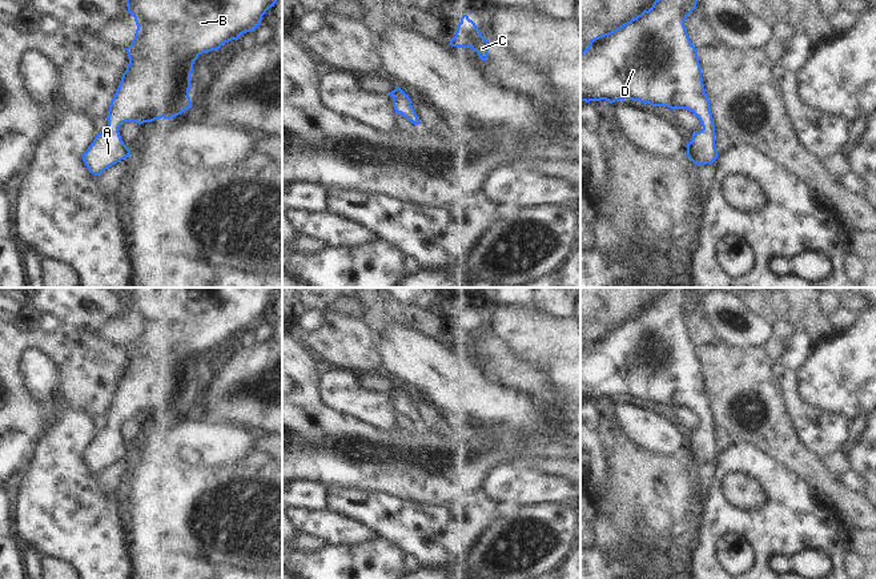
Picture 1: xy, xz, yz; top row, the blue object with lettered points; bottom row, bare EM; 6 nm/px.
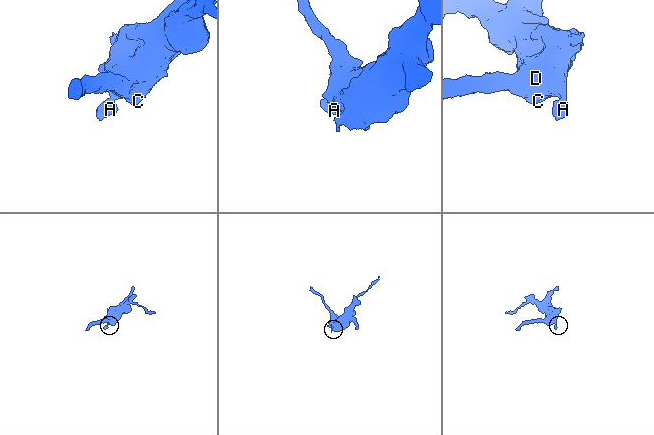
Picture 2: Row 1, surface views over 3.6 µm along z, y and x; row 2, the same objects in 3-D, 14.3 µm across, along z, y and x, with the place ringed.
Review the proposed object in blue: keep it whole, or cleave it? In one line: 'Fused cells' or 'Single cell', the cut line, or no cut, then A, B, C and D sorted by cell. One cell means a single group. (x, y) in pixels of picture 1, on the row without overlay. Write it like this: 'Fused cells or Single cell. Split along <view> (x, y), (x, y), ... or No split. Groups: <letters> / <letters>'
Single cell. No split. Groups: A B C D.

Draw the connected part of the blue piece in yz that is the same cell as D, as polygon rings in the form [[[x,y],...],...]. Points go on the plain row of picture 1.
[[[667,288],[648,309],[590,338],[588,345],[580,350],[580,399],[606,398],[612,402],[630,397],[652,405],[692,410],[703,427],[692,431],[686,454],[700,465],[712,462],[719,453],[698,346],[692,343],[684,325],[687,314],[696,306],[698,294],[696,288]]]

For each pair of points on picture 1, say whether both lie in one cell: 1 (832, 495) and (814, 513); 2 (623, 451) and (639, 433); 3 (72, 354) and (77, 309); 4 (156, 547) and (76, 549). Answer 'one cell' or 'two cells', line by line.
1: two cells
2: two cells
3: two cells
4: two cells

